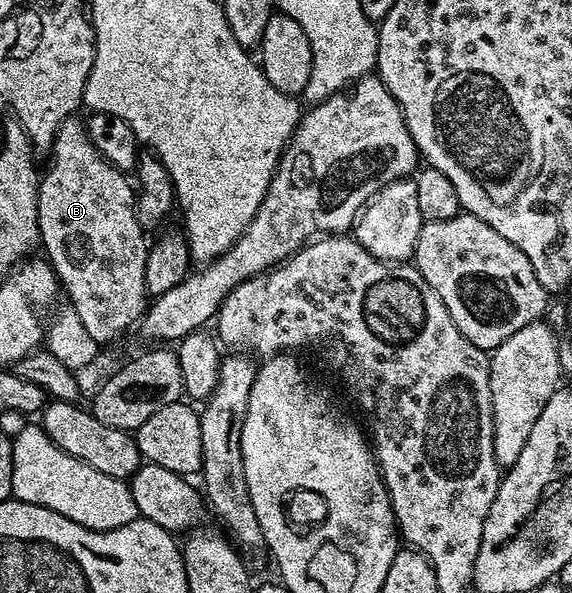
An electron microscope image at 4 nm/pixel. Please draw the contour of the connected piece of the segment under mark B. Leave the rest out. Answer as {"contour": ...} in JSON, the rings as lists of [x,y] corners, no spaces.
{"contour":[[[72,115],[64,119],[59,125],[59,129],[55,132],[55,141],[49,150],[51,162],[47,165],[47,170],[42,170],[39,178],[39,194],[37,195],[37,223],[39,224],[39,240],[41,249],[44,249],[46,260],[49,262],[51,270],[55,272],[55,276],[59,279],[62,292],[67,293],[70,308],[77,311],[77,316],[81,319],[85,331],[89,331],[89,335],[93,335],[93,339],[100,343],[106,343],[110,337],[119,337],[127,328],[134,326],[136,322],[142,318],[148,304],[149,294],[145,287],[145,263],[147,262],[147,251],[149,241],[146,241],[145,230],[139,225],[139,220],[135,214],[136,190],[133,188],[132,182],[129,180],[128,174],[124,170],[117,168],[113,163],[109,163],[101,155],[101,151],[91,141],[91,134],[88,126],[79,122],[78,116]]]}

